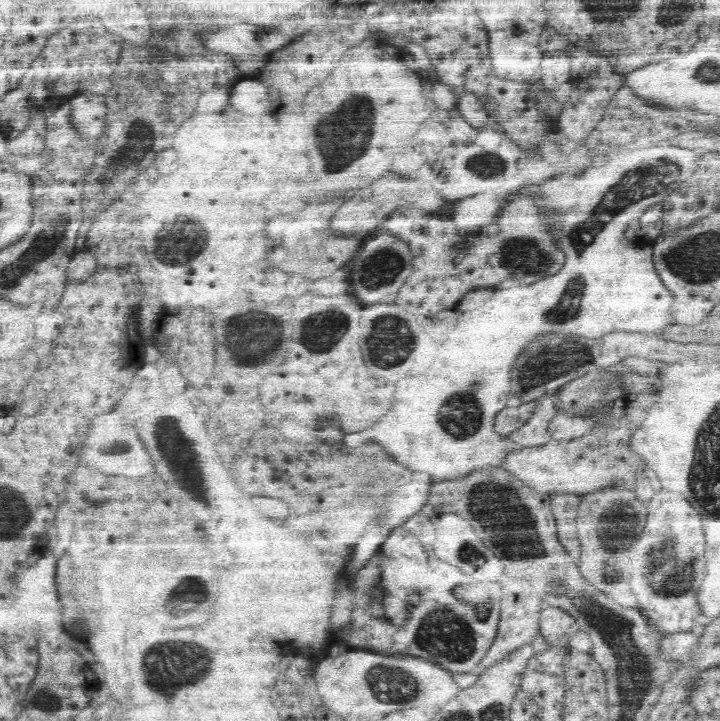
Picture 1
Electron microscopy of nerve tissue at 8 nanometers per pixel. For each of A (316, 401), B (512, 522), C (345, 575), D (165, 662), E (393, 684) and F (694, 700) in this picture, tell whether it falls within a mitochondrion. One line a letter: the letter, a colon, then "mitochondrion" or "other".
A: other
B: mitochondrion
C: other
D: mitochondrion
E: mitochondrion
F: other

